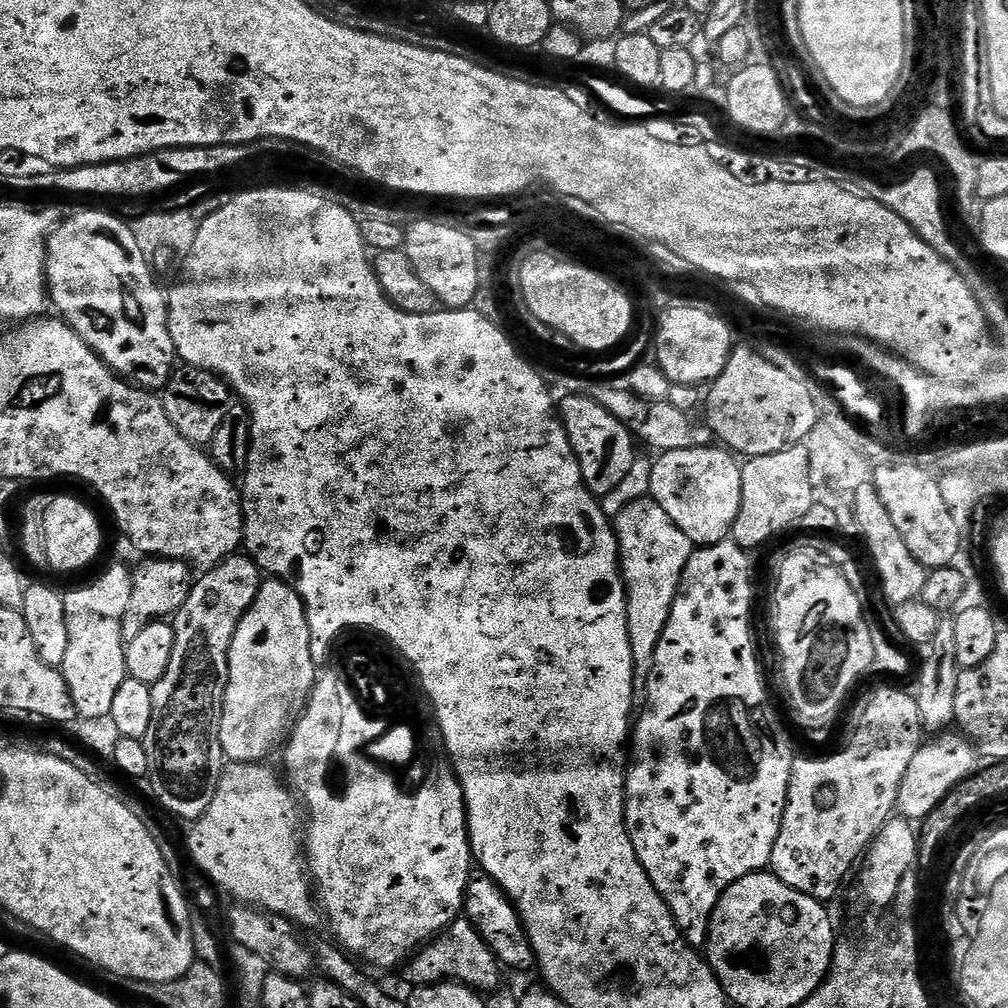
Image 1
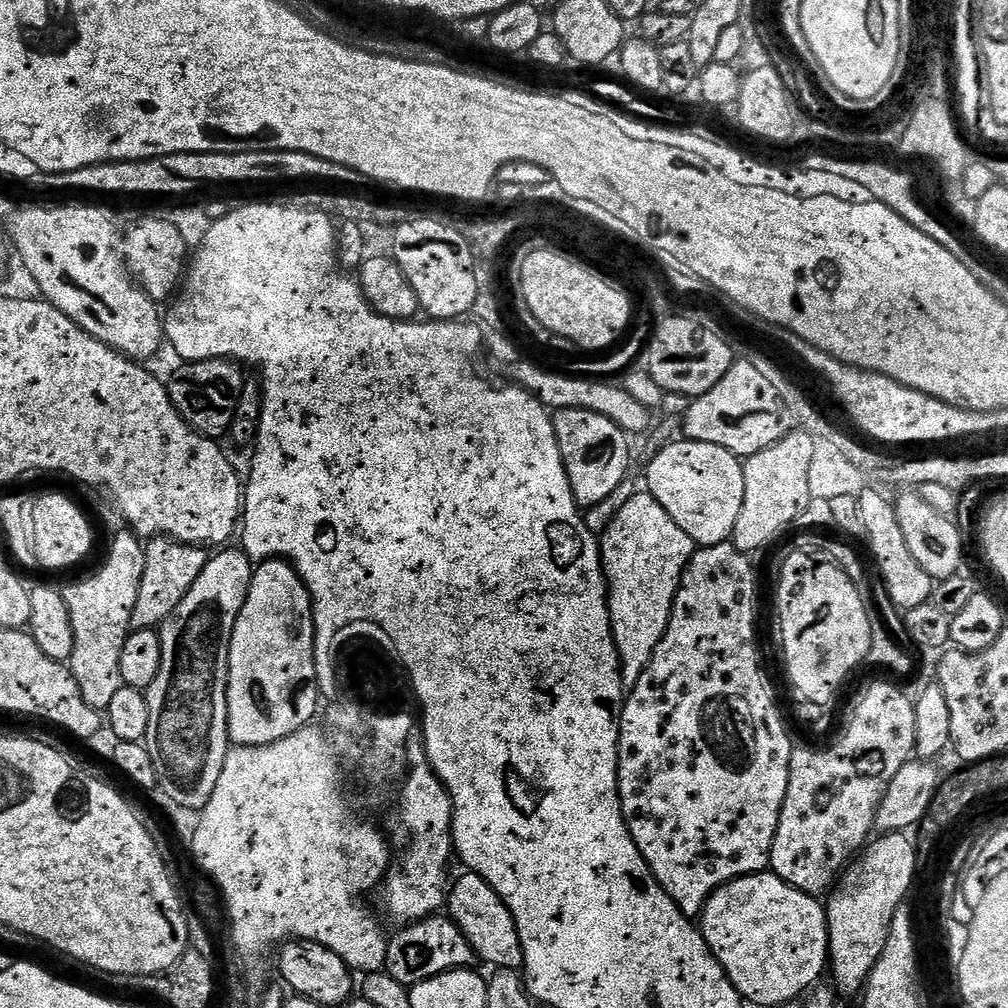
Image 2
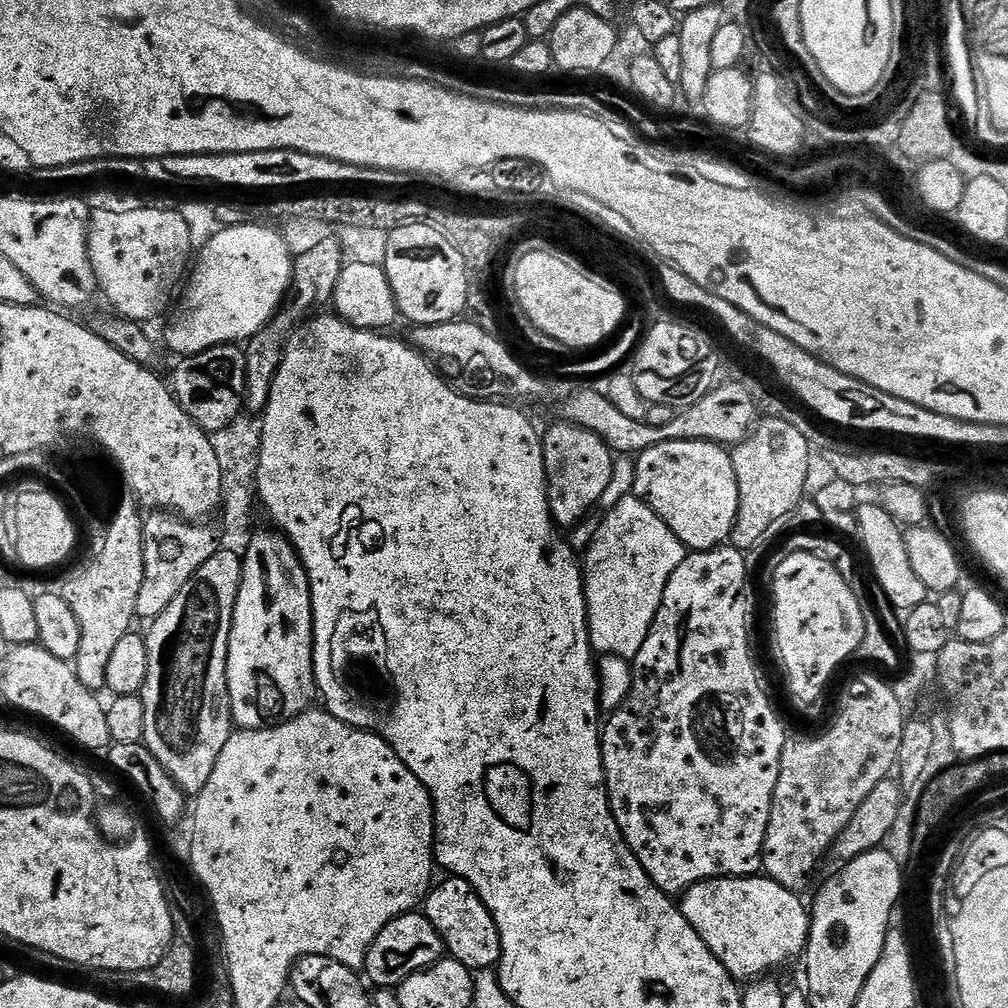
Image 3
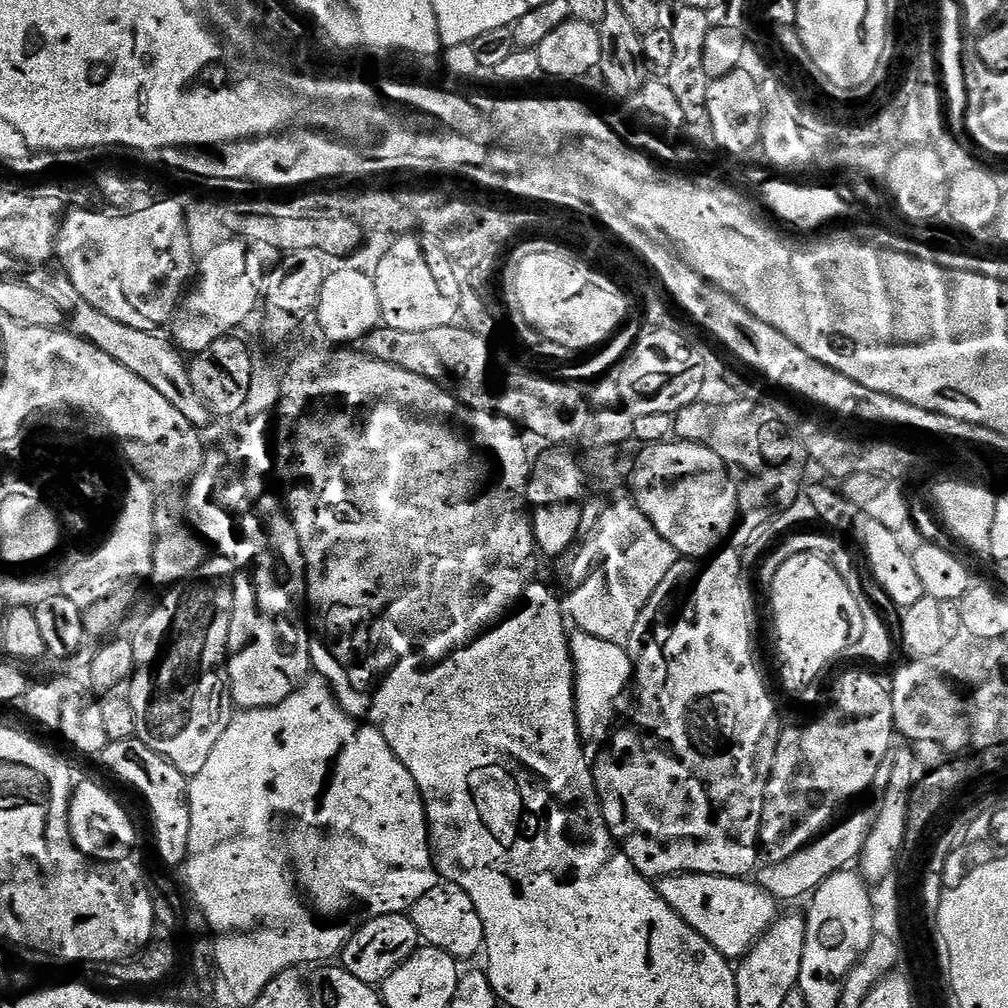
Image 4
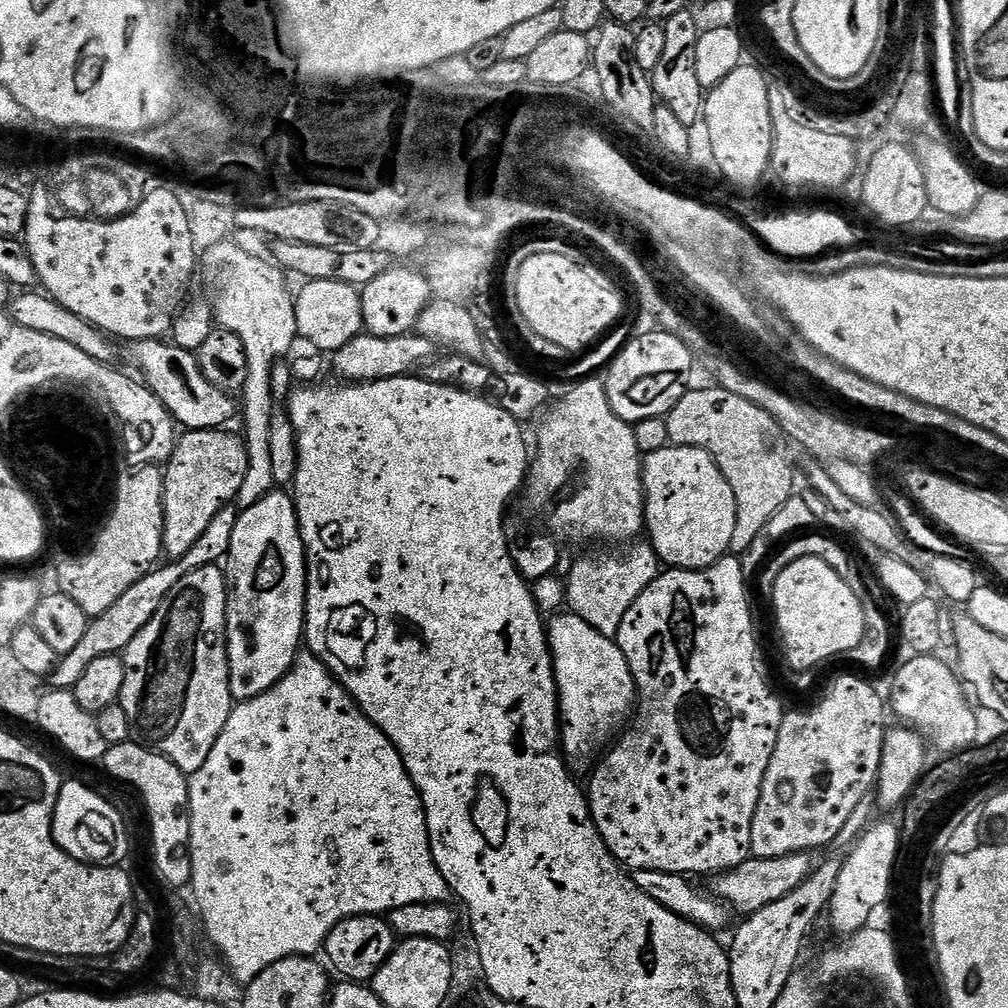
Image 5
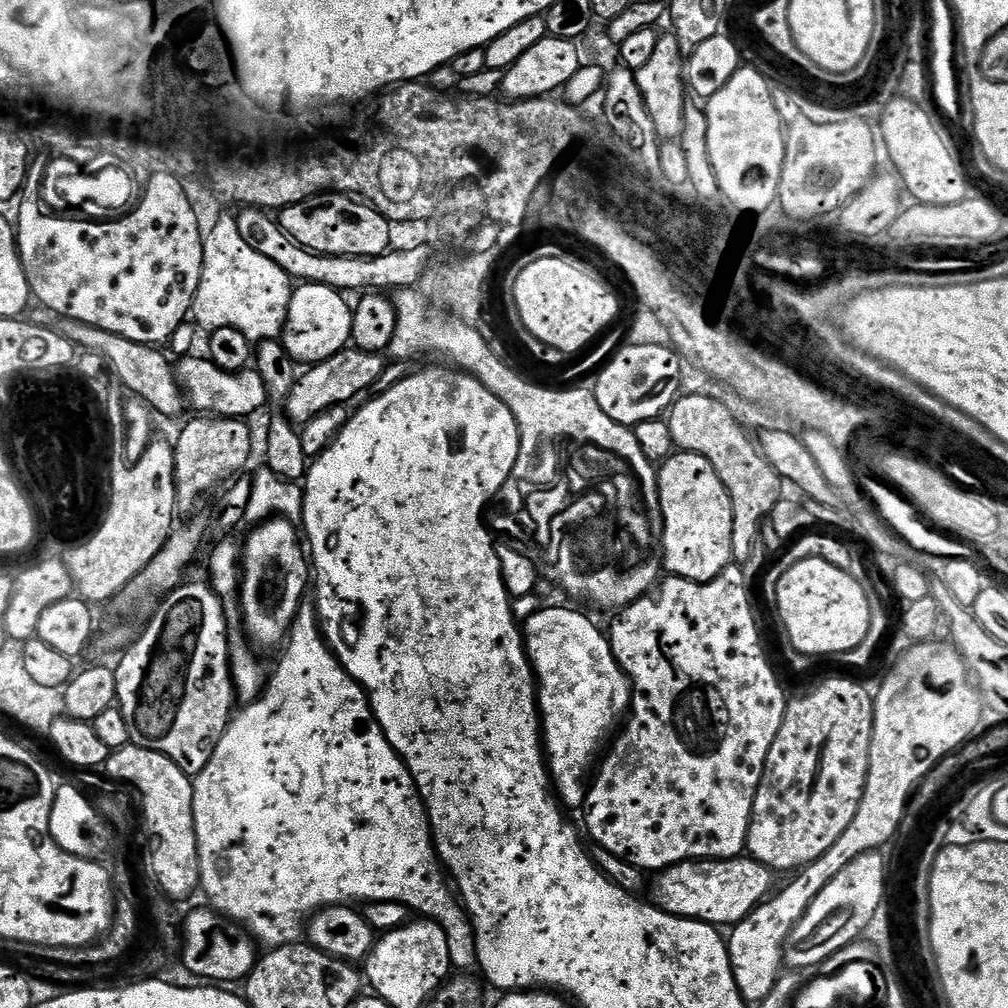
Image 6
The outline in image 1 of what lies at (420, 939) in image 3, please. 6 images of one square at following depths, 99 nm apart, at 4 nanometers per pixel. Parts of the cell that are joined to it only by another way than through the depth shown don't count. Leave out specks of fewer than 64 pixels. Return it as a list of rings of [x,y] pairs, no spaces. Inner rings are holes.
[[[457,918],[435,940],[427,941],[424,947],[407,961],[404,970],[404,976],[412,986],[455,982],[475,988],[481,994],[491,994],[501,987],[500,959],[494,954],[494,950],[490,950],[490,946],[486,946],[482,934],[478,934],[478,930],[467,918]]]

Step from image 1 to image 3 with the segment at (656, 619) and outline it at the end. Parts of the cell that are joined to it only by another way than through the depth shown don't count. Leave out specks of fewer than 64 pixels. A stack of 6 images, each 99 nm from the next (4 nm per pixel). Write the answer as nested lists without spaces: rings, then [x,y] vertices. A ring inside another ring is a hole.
[[[627,494],[622,497],[614,506],[614,508],[606,515],[603,515],[598,533],[591,542],[591,546],[585,551],[582,562],[582,575],[584,578],[584,594],[585,594],[585,608],[588,611],[588,633],[589,644],[591,644],[595,653],[607,656],[622,657],[626,661],[632,661],[636,658],[642,644],[649,636],[649,630],[652,629],[654,618],[657,616],[658,610],[661,608],[662,595],[665,593],[666,583],[669,582],[670,575],[674,574],[674,570],[681,565],[685,560],[688,549],[677,537],[676,534],[662,520],[661,516],[653,510],[644,500],[638,499],[635,494]]]

